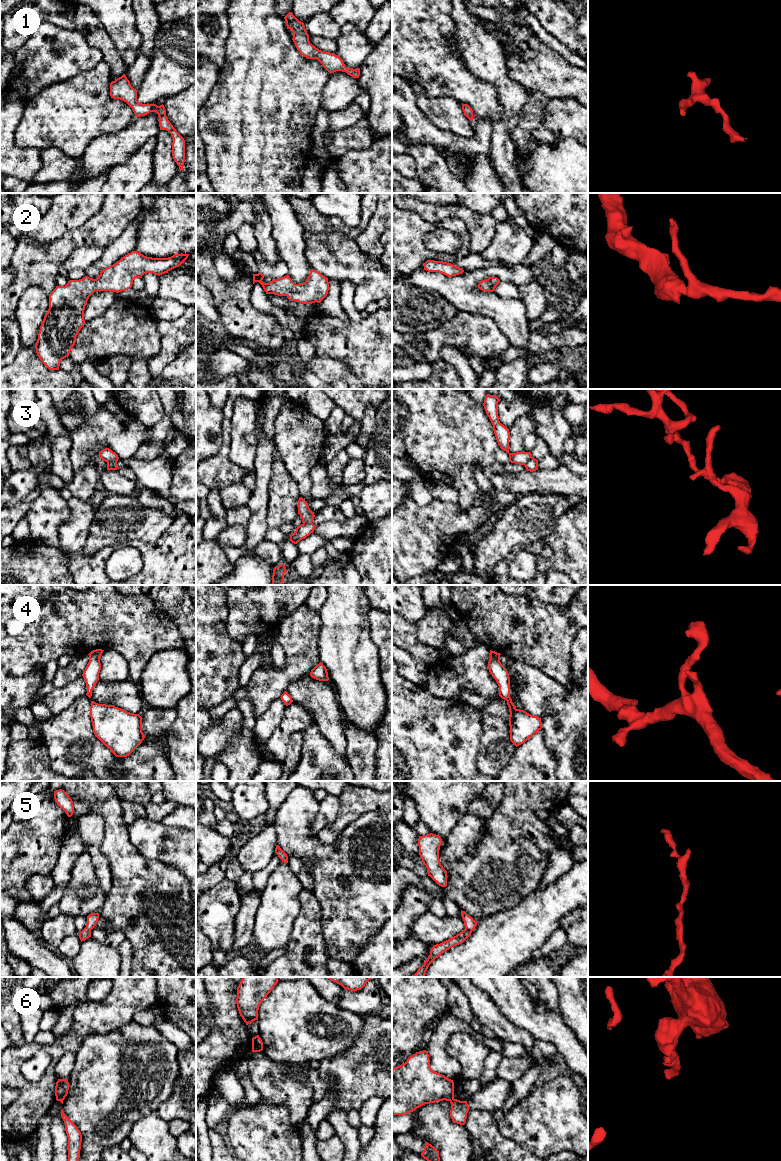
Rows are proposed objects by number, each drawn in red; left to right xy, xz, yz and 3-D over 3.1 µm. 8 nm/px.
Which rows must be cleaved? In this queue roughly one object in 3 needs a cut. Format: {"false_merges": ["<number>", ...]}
{"false_merges": ["3", "6"]}

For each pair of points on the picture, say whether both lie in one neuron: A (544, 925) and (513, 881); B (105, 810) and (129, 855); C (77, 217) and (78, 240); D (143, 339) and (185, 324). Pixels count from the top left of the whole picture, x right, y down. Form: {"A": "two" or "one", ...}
{"A": "two", "B": "one", "C": "two", "D": "two"}

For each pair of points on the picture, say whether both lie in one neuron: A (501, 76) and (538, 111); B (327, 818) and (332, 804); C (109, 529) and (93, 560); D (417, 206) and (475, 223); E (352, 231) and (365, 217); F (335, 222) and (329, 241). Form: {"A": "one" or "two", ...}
{"A": "two", "B": "one", "C": "two", "D": "one", "E": "one", "F": "two"}

